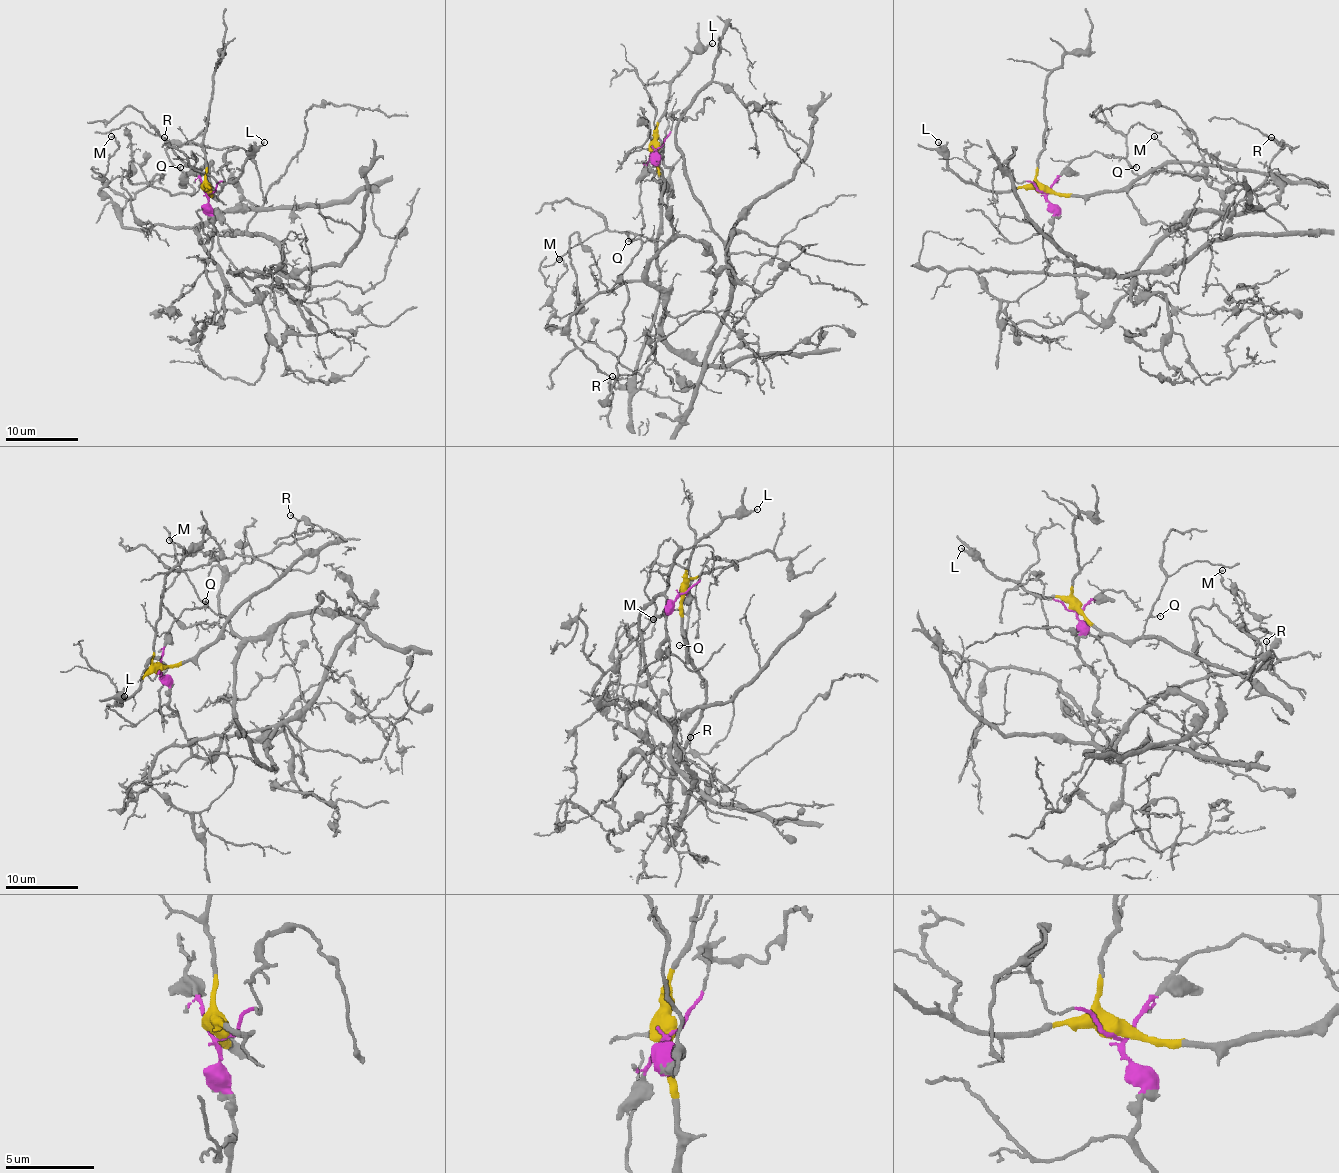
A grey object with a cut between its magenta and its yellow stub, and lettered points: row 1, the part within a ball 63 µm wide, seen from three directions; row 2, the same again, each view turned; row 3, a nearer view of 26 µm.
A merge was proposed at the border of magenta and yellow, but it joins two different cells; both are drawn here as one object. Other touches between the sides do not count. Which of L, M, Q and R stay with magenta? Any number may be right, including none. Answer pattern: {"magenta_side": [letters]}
{"magenta_side": ["M"]}

